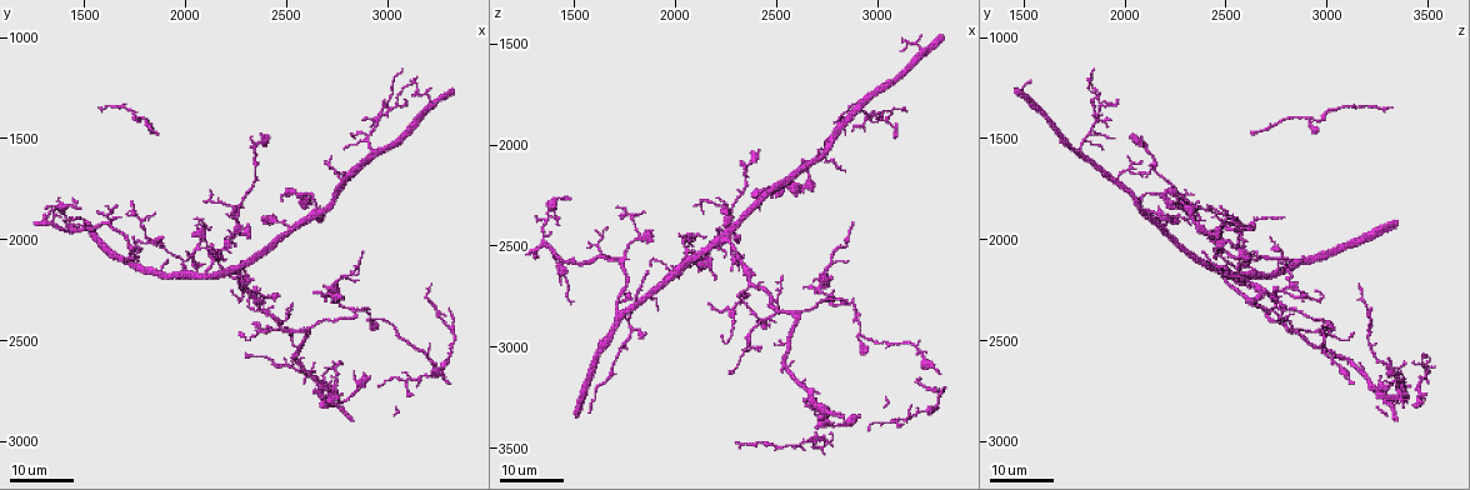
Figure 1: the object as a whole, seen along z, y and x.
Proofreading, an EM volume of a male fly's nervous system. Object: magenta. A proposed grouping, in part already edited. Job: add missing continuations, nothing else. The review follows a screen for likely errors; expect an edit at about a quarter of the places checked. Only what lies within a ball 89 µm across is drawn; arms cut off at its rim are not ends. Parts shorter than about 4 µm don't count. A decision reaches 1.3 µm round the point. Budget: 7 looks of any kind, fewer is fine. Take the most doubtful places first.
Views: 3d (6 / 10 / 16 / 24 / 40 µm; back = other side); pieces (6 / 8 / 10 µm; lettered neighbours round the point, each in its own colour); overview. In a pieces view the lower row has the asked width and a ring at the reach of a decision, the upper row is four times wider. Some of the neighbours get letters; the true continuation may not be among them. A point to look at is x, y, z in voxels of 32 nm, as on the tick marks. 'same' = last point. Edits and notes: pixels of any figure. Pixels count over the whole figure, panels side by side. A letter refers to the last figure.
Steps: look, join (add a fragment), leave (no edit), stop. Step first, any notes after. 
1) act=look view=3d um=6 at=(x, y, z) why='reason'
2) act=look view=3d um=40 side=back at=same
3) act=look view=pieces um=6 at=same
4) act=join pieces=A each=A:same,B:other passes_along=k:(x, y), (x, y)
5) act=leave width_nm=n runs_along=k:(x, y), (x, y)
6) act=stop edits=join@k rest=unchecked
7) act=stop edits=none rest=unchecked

act=look view=3d um=24 at=(1480, 1840, 2260) why='free end'

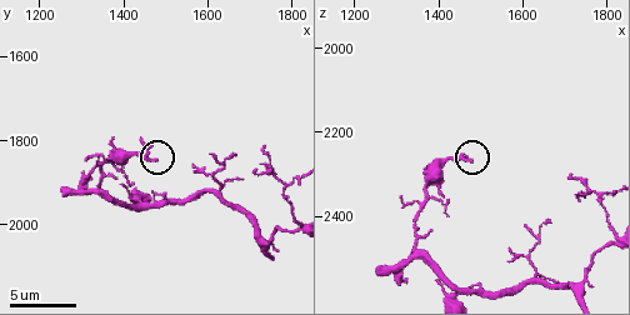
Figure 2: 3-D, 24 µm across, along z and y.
act=look view=pieces um=8 at=(1480, 1840, 2270)

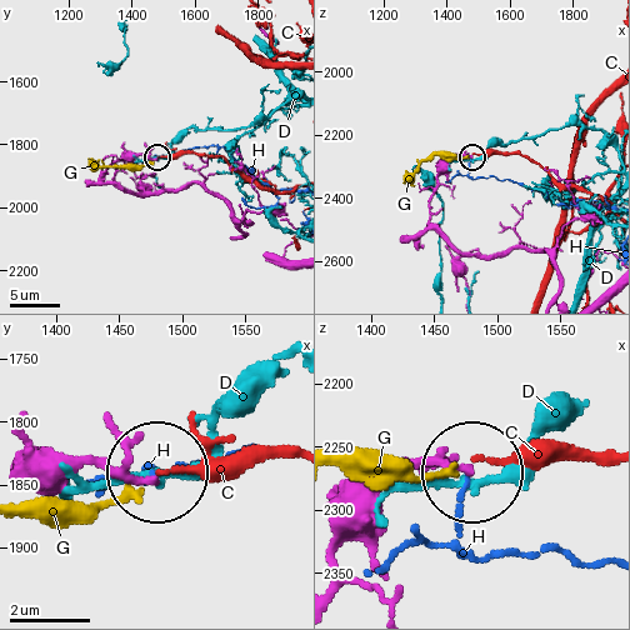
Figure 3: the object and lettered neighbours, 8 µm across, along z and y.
act=leave each=C:other,D:other,G:other,H:other runs_along=3:(489, 255), (458, 251), (430, 223), (441, 170), (471, 158) found='none of them fits'

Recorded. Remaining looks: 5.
act=look view=3d um=16 at=(2130, 1770, 2340) why='tapers out'

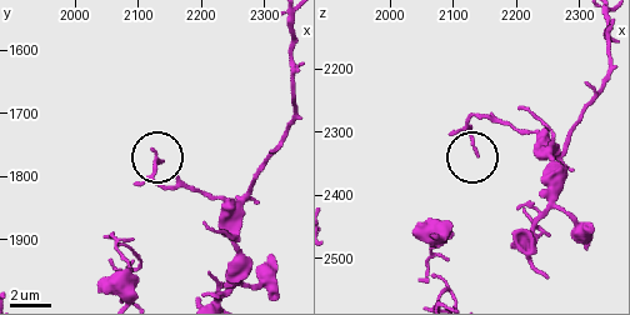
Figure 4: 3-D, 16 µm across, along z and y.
act=look view=pieces um=10 at=(2140, 1780, 2335)

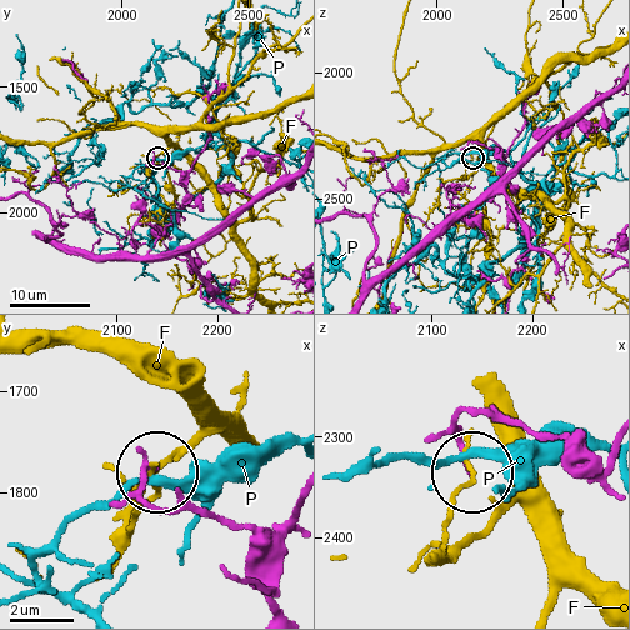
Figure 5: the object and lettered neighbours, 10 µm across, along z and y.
act=leave width_nm=130 each=F:other,P:other found='no lettered fragment goes on from it'

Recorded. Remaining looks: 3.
act=look view=3d um=16 at=(2300, 1920, 2480)

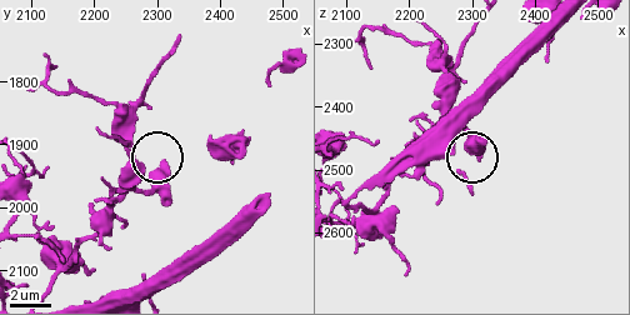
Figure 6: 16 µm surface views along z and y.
act=look view=pieces um=6 at=(2310, 1930, 2485)

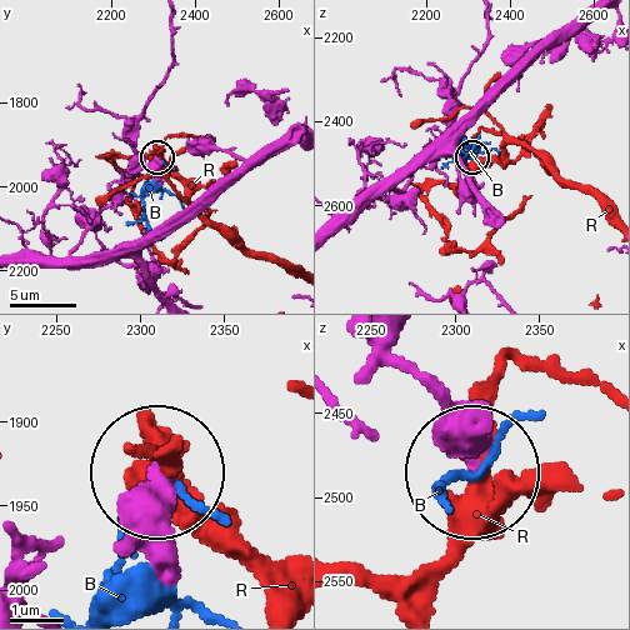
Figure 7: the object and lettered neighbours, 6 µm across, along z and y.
act=leave each=B:other,R:other found='no lettered fragment goes on from it'

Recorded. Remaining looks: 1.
act=stop edits=none rest=unchecked

